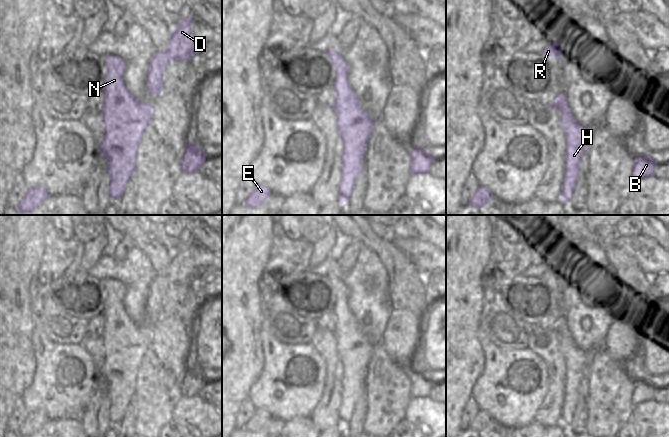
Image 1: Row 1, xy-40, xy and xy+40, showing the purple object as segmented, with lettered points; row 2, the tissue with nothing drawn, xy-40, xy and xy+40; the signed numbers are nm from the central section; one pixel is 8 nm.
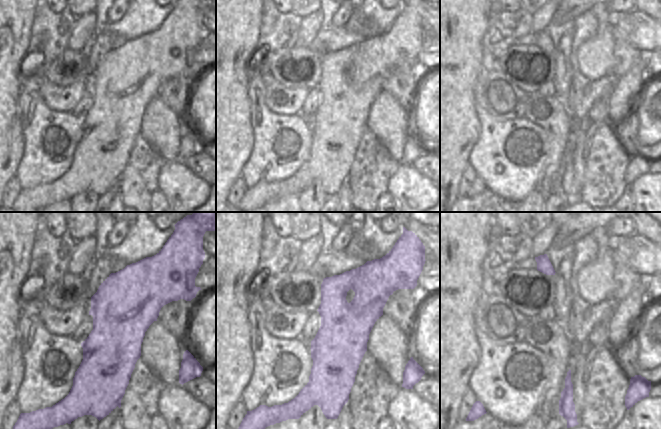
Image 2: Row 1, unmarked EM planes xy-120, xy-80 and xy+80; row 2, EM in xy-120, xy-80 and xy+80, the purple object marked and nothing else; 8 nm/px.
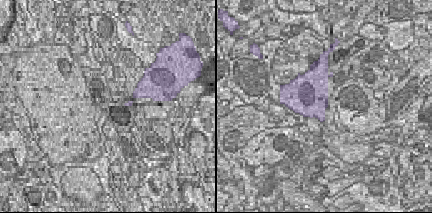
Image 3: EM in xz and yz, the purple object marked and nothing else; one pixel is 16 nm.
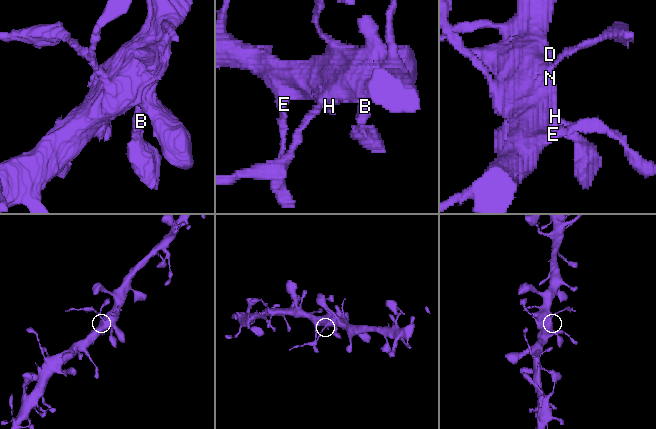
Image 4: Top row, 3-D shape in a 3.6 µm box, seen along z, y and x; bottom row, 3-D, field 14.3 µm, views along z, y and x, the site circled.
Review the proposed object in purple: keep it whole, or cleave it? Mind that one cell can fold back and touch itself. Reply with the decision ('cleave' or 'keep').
cleave

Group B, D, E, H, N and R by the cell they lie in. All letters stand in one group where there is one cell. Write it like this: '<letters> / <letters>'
B D E H N / R

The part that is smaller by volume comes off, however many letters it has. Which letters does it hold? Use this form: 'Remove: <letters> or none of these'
Remove: R

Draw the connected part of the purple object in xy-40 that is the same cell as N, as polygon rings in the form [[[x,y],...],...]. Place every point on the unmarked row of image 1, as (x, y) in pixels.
[[[105,280],[105,291],[107,293],[103,309],[105,325],[103,327],[103,335],[101,336],[105,349],[105,359],[98,376],[107,381],[107,393],[111,403],[109,419],[111,424],[114,424],[122,421],[135,393],[137,373],[145,353],[151,348],[153,330],[144,326],[138,326],[125,311],[123,299],[127,287],[122,282]]]

